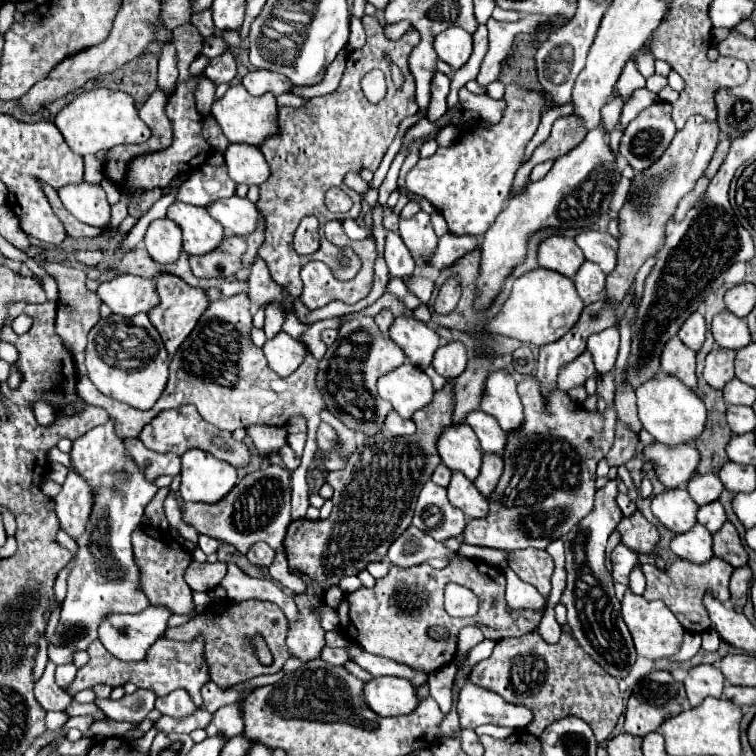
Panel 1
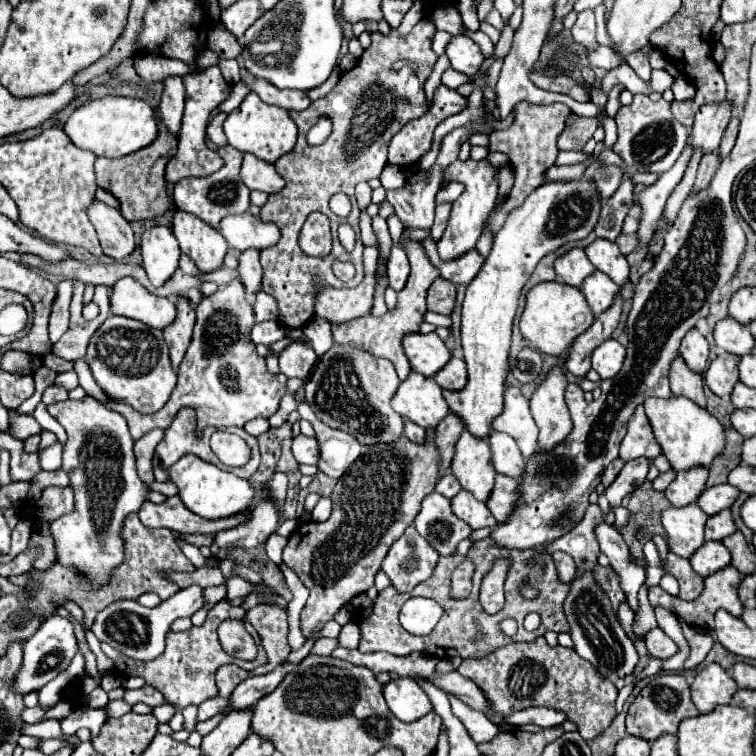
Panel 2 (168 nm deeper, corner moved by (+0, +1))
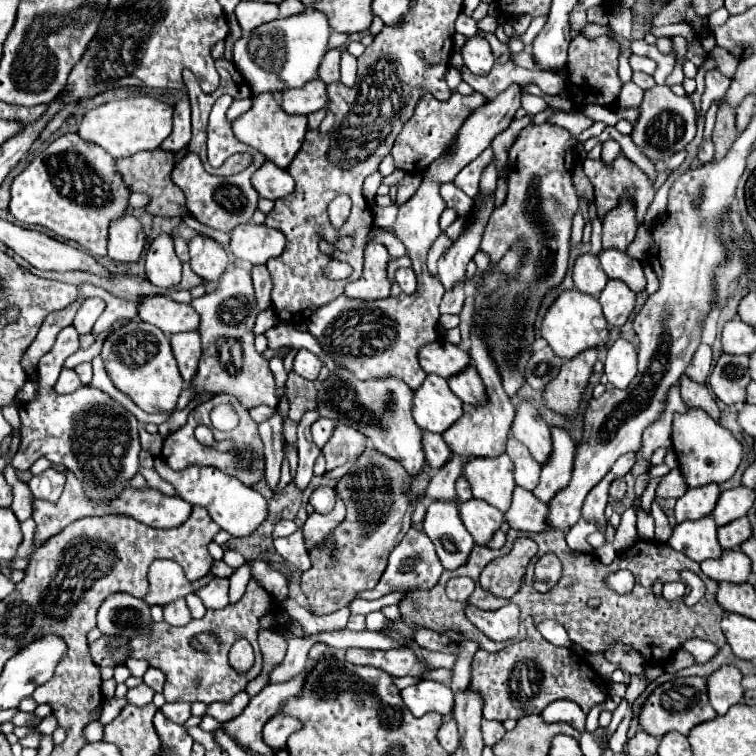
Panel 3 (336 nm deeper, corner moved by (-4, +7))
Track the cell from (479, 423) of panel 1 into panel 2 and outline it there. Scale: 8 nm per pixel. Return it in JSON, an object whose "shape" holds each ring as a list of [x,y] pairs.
{"shape":[[[491,431],[487,441],[493,451],[493,465],[495,465],[497,473],[513,477],[513,479],[521,479],[521,475],[525,475],[525,459],[523,459],[515,439],[505,433]]]}

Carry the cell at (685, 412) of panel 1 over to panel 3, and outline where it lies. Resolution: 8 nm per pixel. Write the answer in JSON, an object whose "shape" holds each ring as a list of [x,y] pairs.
{"shape":[[[689,407],[685,413],[673,415],[673,433],[671,433],[673,449],[677,455],[679,469],[685,475],[689,487],[705,485],[705,483],[723,483],[727,481],[743,459],[743,447],[733,437],[729,429],[725,429],[719,421],[709,417],[703,409]]]}

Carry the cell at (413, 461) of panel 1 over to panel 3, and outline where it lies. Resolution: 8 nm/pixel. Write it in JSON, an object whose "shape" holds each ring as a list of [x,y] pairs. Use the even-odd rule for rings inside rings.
{"shape":[[[367,449],[353,467],[355,471],[343,475],[335,487],[347,507],[347,515],[337,529],[333,529],[327,543],[309,551],[311,569],[301,575],[301,589],[307,595],[313,615],[333,613],[353,601],[361,591],[377,585],[389,553],[411,527],[415,501],[425,497],[425,489],[431,481],[429,463],[413,477],[405,473],[399,461],[375,449]],[[403,485],[407,485],[407,493],[403,493]]]}

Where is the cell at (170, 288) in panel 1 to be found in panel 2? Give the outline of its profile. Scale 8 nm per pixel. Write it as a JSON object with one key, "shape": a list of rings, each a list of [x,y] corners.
{"shape":[[[179,297],[177,319],[169,327],[163,329],[163,337],[165,337],[165,343],[169,345],[169,355],[171,355],[171,363],[175,371],[181,365],[181,359],[185,357],[185,351],[191,343],[193,323],[195,323],[195,309],[191,307],[187,299]]]}

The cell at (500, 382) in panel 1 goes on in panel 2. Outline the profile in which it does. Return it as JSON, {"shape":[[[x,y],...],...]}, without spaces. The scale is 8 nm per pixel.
{"shape":[[[507,387],[505,409],[493,421],[493,429],[511,435],[525,459],[529,459],[537,451],[537,425],[529,409],[529,399],[523,397],[517,387]]]}

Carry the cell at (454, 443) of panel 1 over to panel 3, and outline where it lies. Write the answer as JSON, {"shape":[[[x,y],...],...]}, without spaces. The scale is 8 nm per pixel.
{"shape":[[[505,453],[493,459],[469,457],[465,461],[463,475],[471,485],[473,497],[491,503],[503,513],[509,509],[515,481],[513,481],[513,463]]]}

